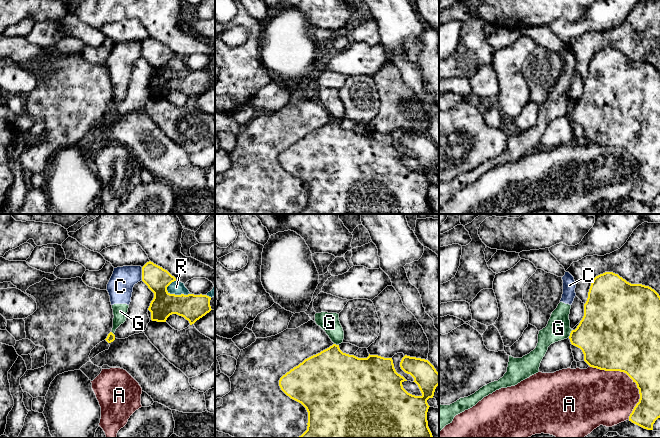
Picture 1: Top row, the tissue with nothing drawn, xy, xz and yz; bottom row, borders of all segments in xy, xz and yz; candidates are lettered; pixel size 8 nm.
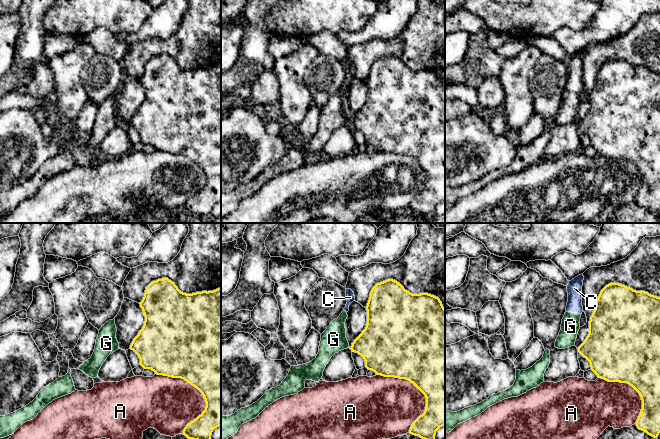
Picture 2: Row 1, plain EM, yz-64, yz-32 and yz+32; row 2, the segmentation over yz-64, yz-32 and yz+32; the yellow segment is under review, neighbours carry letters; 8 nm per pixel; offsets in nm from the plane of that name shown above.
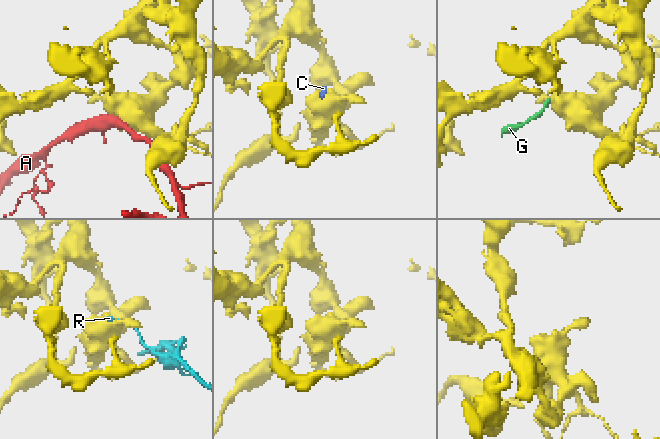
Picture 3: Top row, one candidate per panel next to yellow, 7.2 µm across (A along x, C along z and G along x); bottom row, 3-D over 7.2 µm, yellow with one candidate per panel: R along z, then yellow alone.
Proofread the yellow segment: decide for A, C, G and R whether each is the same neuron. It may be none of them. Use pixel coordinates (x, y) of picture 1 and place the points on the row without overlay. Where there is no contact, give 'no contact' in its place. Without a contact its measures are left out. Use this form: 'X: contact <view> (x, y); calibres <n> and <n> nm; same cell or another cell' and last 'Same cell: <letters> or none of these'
A: contact yz (631, 154); calibres 440 and 440 nm; another cell
C: contact xy (142, 50); calibres 200 and 200 nm; another cell
G: contact yz (570, 110); calibres 400 and 190 nm; another cell
R: contact xy (178, 71); calibres 220 and 110 nm; another cell
Same cell: none of these

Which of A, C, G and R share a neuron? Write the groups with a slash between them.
A / C G / R

